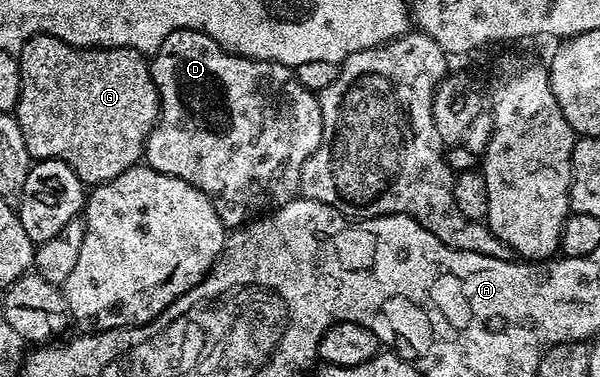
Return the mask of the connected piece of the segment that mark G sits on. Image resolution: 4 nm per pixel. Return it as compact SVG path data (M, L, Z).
M47 33L36 35L24 43L22 52L17 54L18 70L22 86L18 96L18 108L16 116L20 123L20 131L24 135L24 147L28 147L28 155L31 159L39 161L63 161L82 180L83 186L93 187L103 185L116 175L128 171L133 165L139 164L143 160L146 151L146 140L154 129L154 124L158 121L158 88L150 74L149 60L143 54L137 53L135 49L80 49L77 45L69 45L60 39L56 39Z

